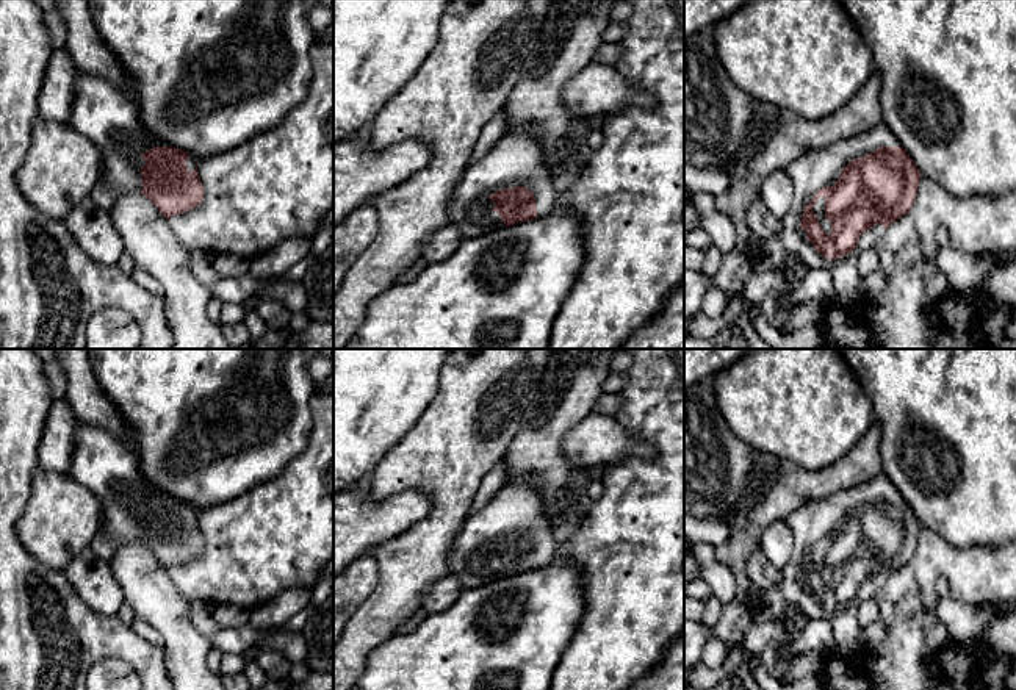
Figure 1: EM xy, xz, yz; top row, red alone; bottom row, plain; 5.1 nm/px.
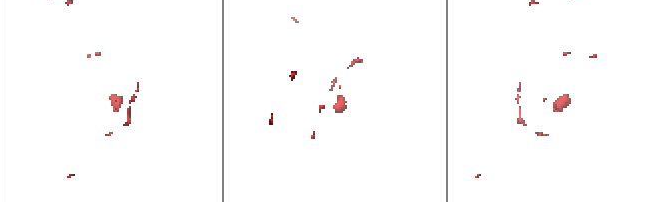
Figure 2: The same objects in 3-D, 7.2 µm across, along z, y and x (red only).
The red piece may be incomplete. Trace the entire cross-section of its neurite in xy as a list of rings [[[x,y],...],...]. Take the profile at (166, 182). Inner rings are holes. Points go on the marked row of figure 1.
[[[78,70],[69,125],[89,139],[102,155],[103,180],[92,189],[91,197],[105,210],[114,203],[117,192],[125,191],[141,191],[166,219],[202,203],[199,161],[152,135],[139,119],[136,102],[106,80]]]

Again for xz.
[[[521,128],[506,131],[485,156],[467,169],[446,211],[449,224],[457,227],[463,238],[479,238],[551,213],[559,197],[535,131]]]

